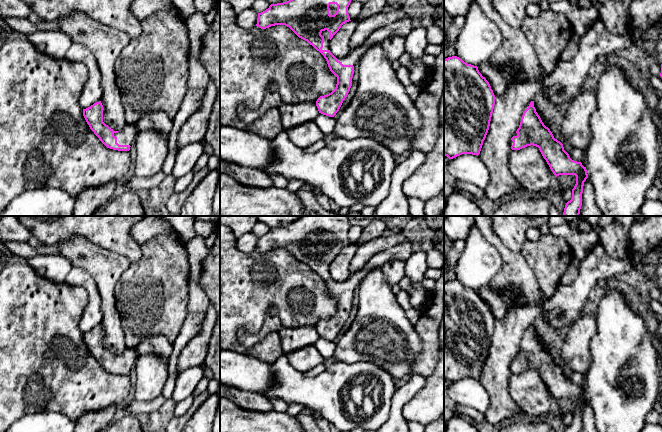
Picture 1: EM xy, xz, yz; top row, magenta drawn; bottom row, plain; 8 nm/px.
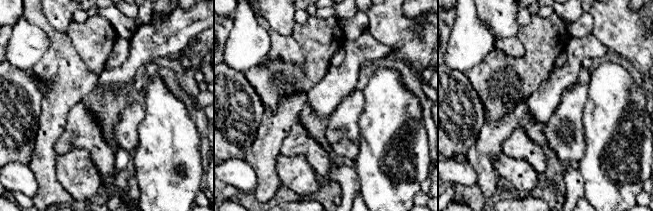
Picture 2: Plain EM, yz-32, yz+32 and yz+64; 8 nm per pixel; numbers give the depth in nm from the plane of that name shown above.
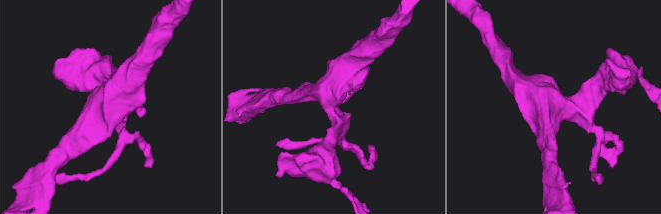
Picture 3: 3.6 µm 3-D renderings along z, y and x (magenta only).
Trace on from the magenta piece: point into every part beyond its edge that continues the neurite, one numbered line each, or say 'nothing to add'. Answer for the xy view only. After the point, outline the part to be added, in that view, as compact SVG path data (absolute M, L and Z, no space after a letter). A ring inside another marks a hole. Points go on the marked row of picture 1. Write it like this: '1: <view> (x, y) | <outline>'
1: xy (127, 136) | M127 124L127 126L119 131L114 133L114 136L117 138L117 143L119 145L133 145L136 141L137 134L139 130L135 124Z

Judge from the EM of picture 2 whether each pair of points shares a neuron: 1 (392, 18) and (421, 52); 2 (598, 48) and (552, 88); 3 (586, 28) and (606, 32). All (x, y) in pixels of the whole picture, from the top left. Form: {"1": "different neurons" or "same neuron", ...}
{"1": "same neuron", "2": "same neuron", "3": "different neurons"}

